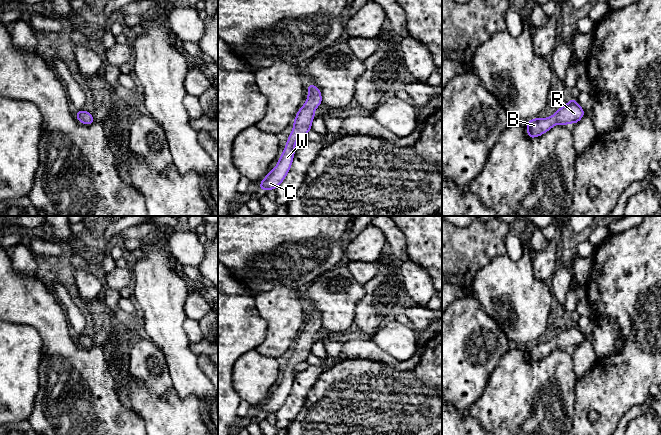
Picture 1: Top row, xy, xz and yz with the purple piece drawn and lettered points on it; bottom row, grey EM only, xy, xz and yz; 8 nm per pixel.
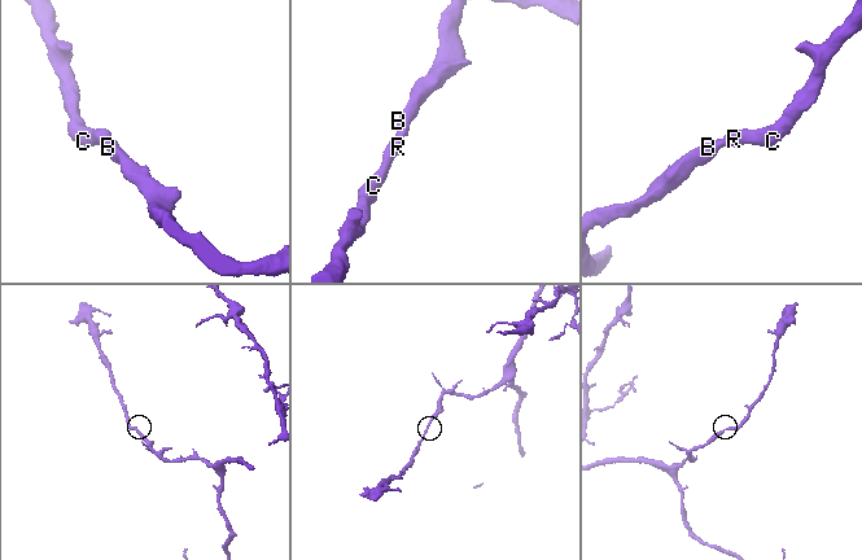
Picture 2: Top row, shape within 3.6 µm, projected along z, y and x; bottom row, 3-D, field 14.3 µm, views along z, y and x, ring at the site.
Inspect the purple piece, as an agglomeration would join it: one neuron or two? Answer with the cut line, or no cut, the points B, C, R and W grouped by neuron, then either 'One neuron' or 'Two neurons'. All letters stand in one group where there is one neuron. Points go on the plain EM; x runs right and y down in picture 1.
No split. Groups: B C R W. One neuron

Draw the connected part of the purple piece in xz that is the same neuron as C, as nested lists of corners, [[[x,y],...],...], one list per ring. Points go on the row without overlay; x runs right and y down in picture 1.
[[[308,308],[308,321],[303,330],[298,334],[293,345],[294,350],[287,363],[284,376],[273,394],[270,394],[266,401],[260,406],[258,414],[274,414],[285,403],[295,379],[295,367],[304,362],[312,354],[311,348],[314,344],[315,333],[322,328],[321,315],[314,308]]]

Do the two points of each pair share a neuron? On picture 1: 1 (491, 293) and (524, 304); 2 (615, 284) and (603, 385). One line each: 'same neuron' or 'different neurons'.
1: same neuron
2: same neuron

